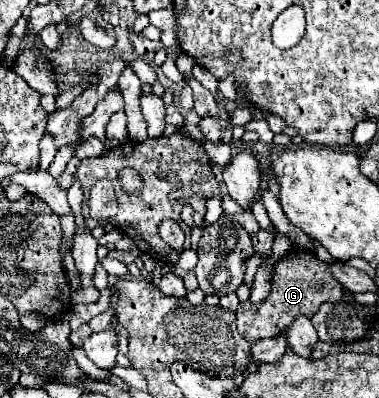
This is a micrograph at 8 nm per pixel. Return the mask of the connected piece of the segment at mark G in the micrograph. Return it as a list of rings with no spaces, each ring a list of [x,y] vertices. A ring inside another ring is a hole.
[[[293,244],[285,256],[275,264],[273,276],[271,276],[271,292],[265,300],[253,304],[243,302],[237,308],[237,330],[247,342],[273,338],[283,332],[295,322],[299,316],[311,318],[319,312],[319,306],[325,302],[339,302],[343,298],[341,284],[335,280],[335,276],[329,270],[329,262],[323,262],[315,256],[315,252],[305,250],[297,244]]]

